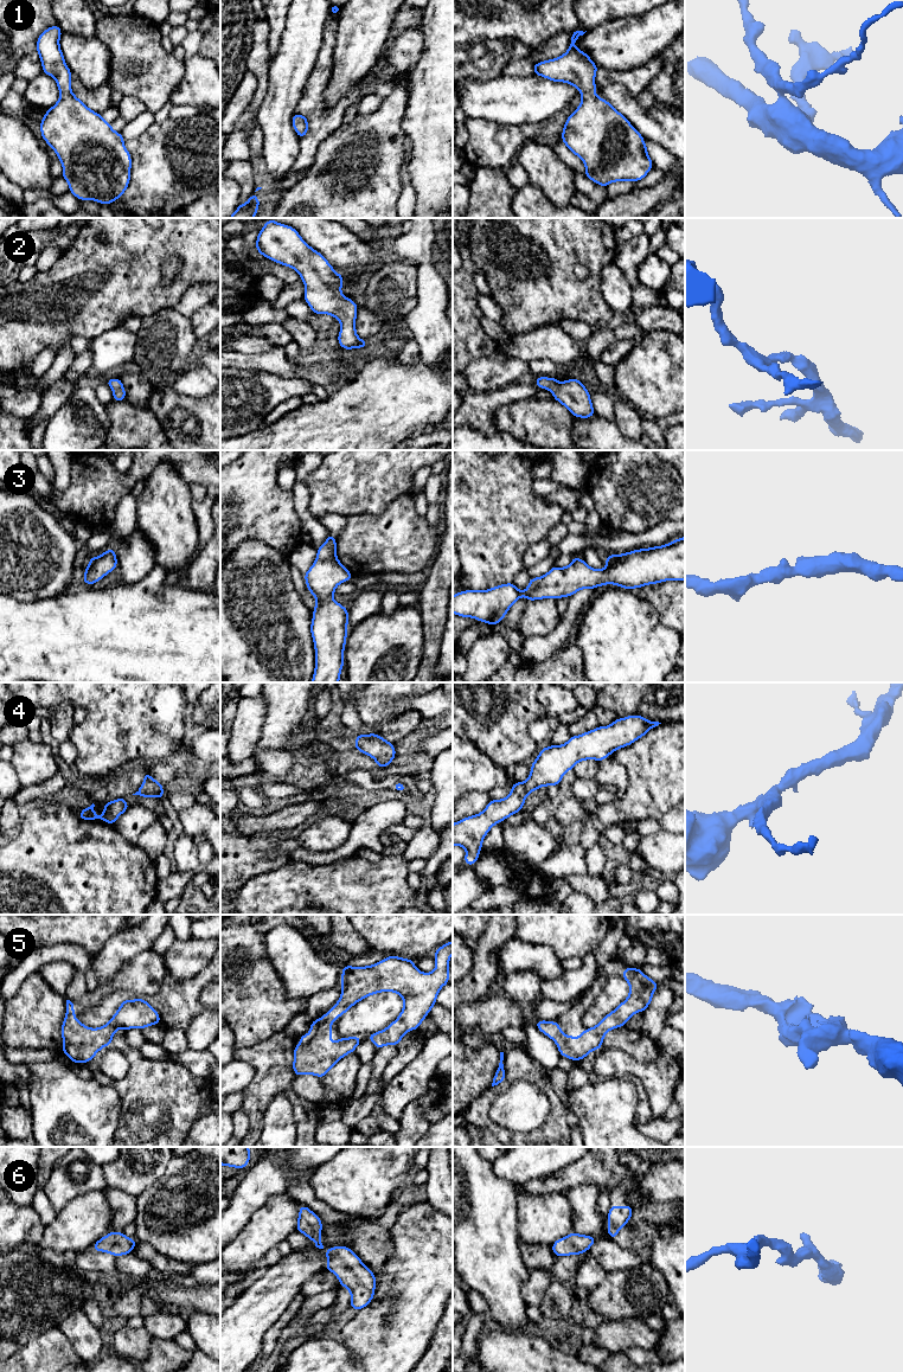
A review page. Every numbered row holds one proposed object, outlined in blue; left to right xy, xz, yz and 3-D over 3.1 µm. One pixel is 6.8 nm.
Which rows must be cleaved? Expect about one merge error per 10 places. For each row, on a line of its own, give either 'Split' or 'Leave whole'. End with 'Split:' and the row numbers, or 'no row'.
1: Leave whole
2: Leave whole
3: Leave whole
4: Leave whole
5: Leave whole
6: Leave whole
Split: no row

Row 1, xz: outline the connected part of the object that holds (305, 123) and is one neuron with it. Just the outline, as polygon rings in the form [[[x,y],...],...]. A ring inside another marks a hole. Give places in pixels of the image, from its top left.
[[[295,113],[292,118],[292,124],[300,139],[307,135],[308,118],[306,116]]]

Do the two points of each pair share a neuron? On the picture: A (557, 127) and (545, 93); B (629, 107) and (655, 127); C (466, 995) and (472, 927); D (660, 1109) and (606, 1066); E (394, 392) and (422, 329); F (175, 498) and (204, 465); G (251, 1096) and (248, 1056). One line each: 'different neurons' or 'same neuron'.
A: different neurons
B: same neuron
C: different neurons
D: same neuron
E: different neurons
F: different neurons
G: same neuron

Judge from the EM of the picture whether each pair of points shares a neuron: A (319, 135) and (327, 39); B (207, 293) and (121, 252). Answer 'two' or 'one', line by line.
A: one
B: two

